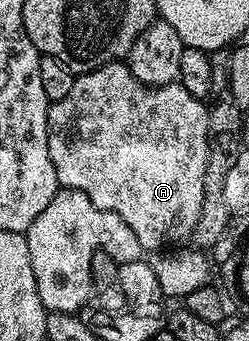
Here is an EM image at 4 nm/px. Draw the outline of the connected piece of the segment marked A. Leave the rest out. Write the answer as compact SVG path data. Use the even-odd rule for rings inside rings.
M123 60L111 61L97 69L91 69L88 73L81 73L76 77L74 87L70 87L70 95L66 99L58 99L51 102L48 107L48 146L50 147L50 159L54 163L56 178L61 186L66 189L82 191L94 203L94 207L114 211L134 231L141 250L160 251L165 247L175 246L183 237L191 238L196 230L199 216L202 215L203 205L203 180L206 176L207 163L207 119L209 106L203 100L190 91L186 91L179 85L158 85L149 87L134 79L134 75L128 70Z

